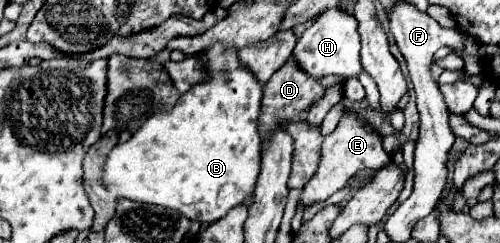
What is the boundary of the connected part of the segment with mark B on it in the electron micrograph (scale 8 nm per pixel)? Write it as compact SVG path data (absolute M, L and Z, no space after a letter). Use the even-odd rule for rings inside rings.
M214 44L214 48L202 56L202 62L208 64L206 70L210 80L182 94L172 110L152 114L130 136L130 140L118 142L104 162L102 182L116 198L166 206L182 212L190 220L210 224L254 194L260 174L260 138L256 120L260 112L262 86L250 70L240 68L238 52L224 50L222 44Z

